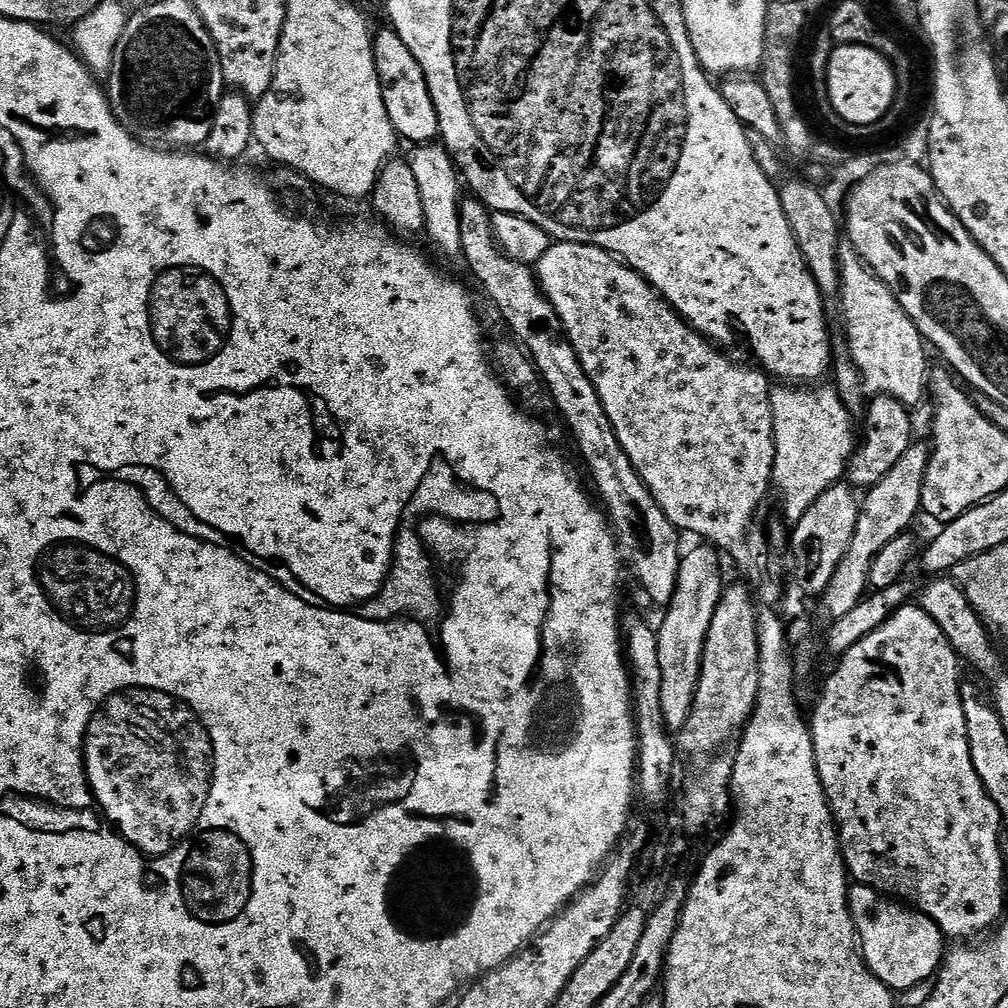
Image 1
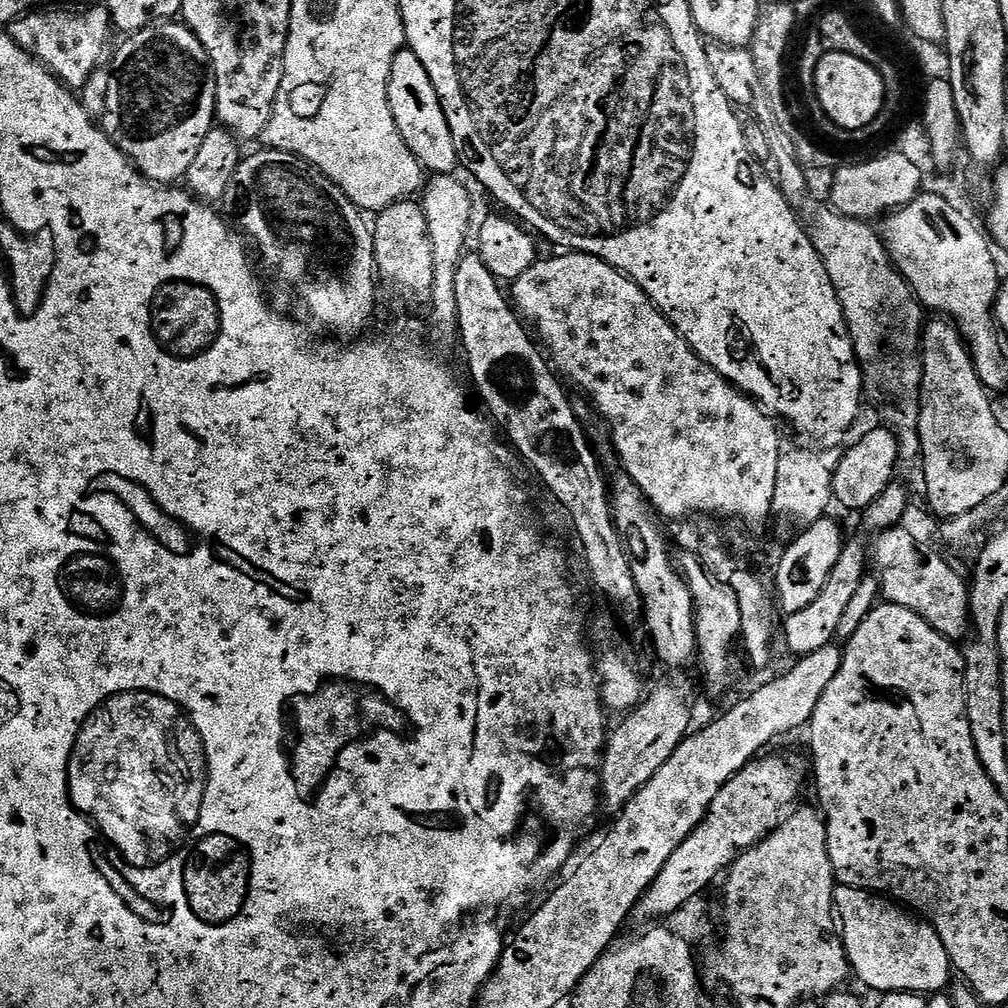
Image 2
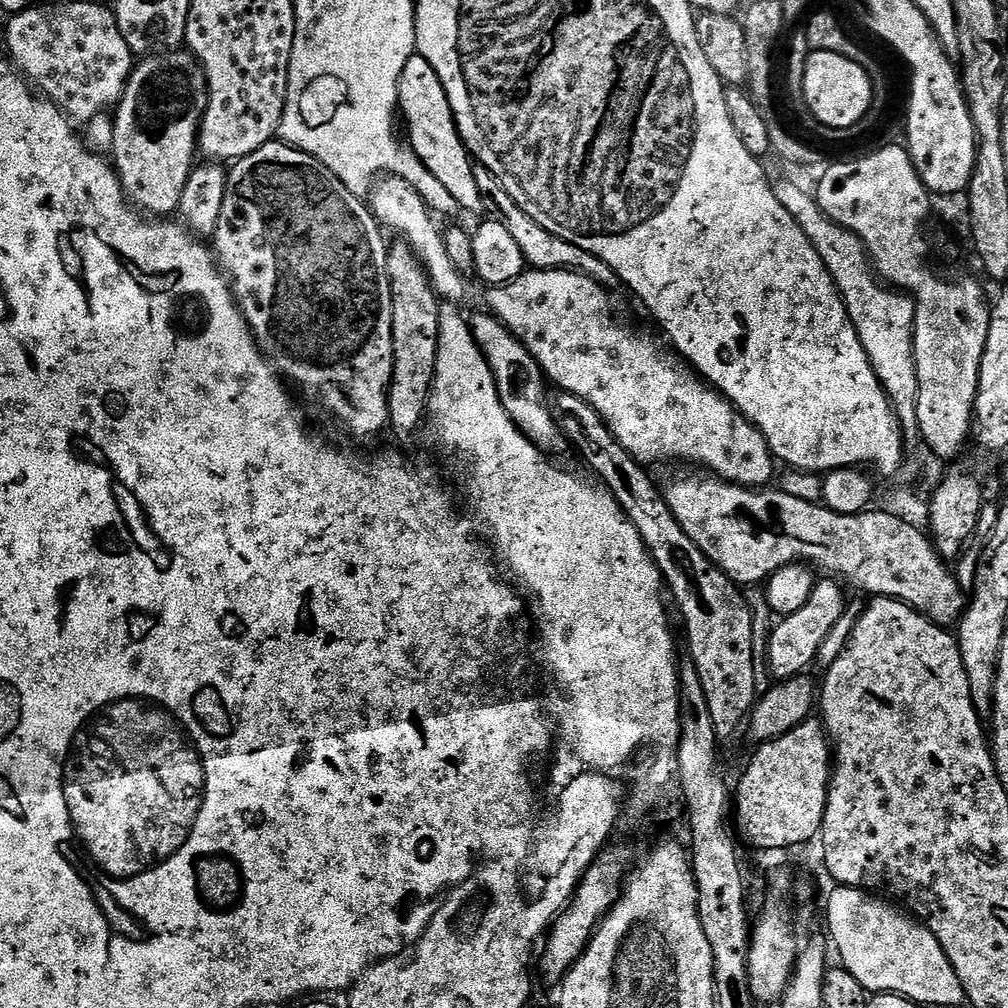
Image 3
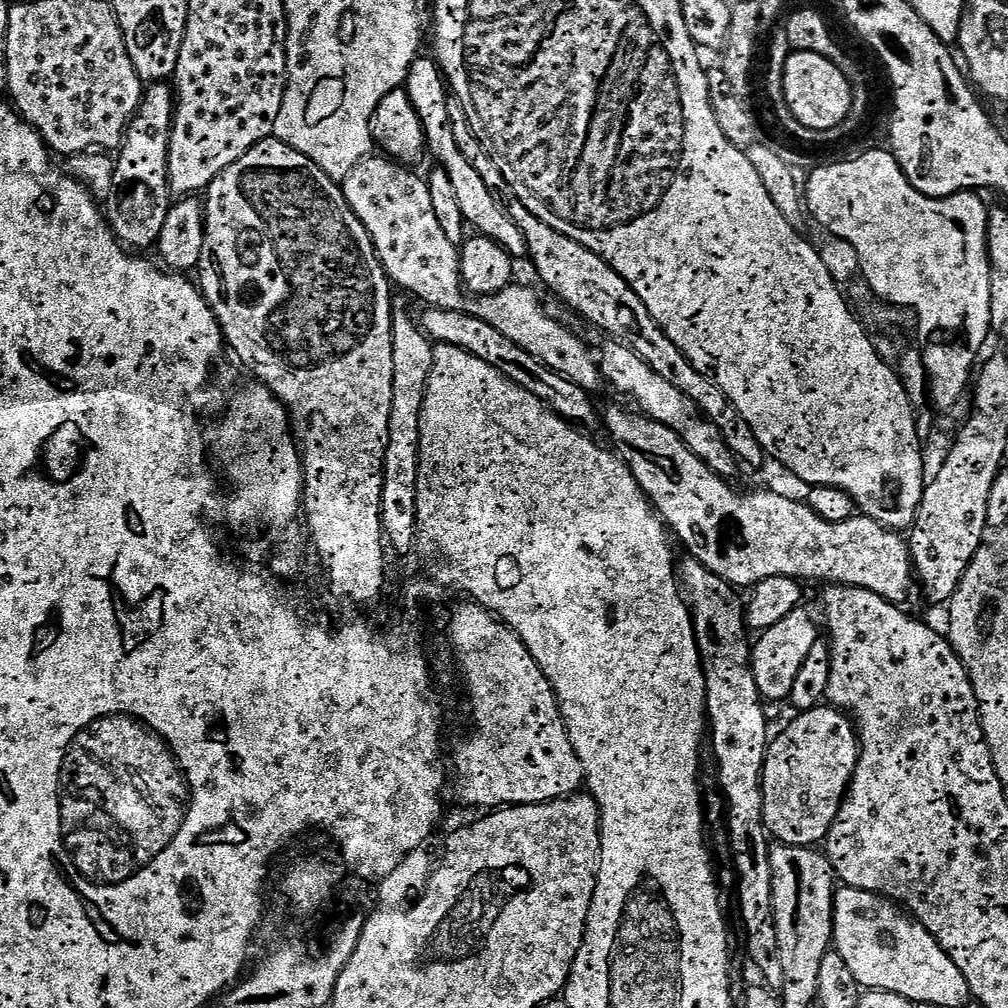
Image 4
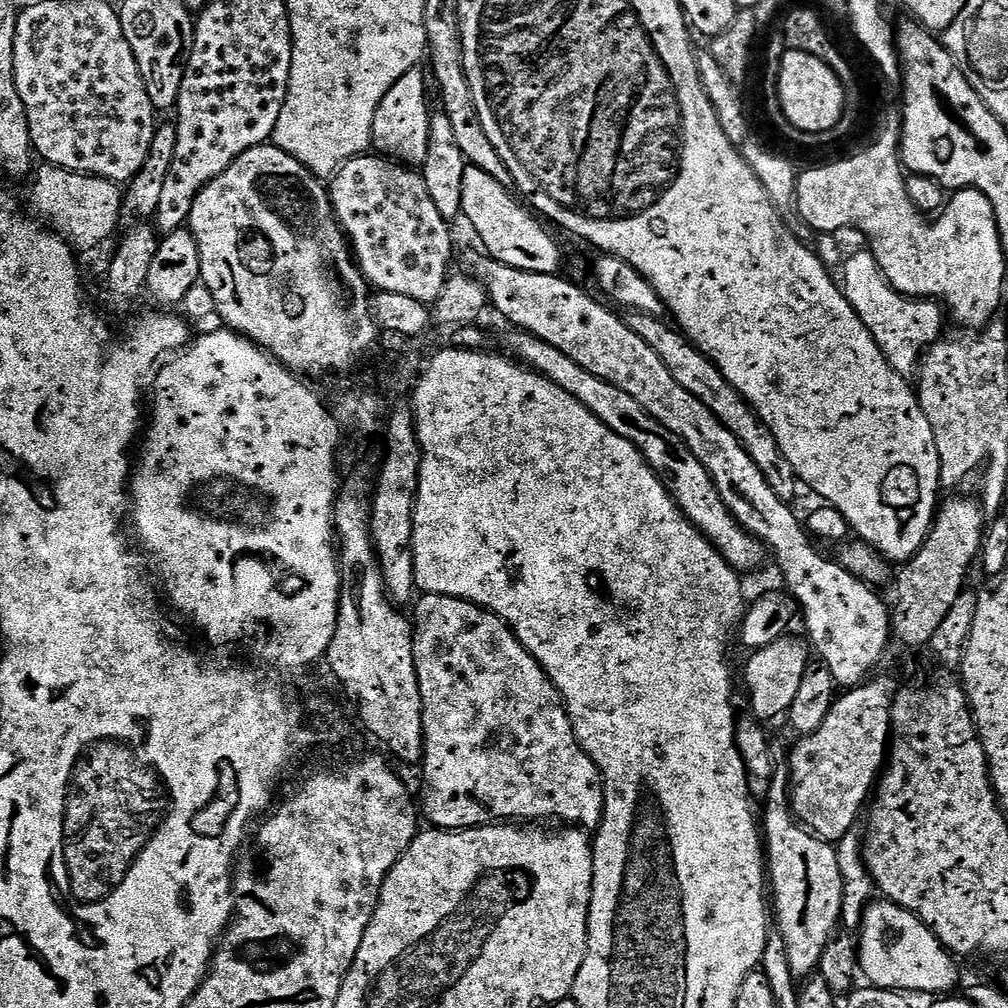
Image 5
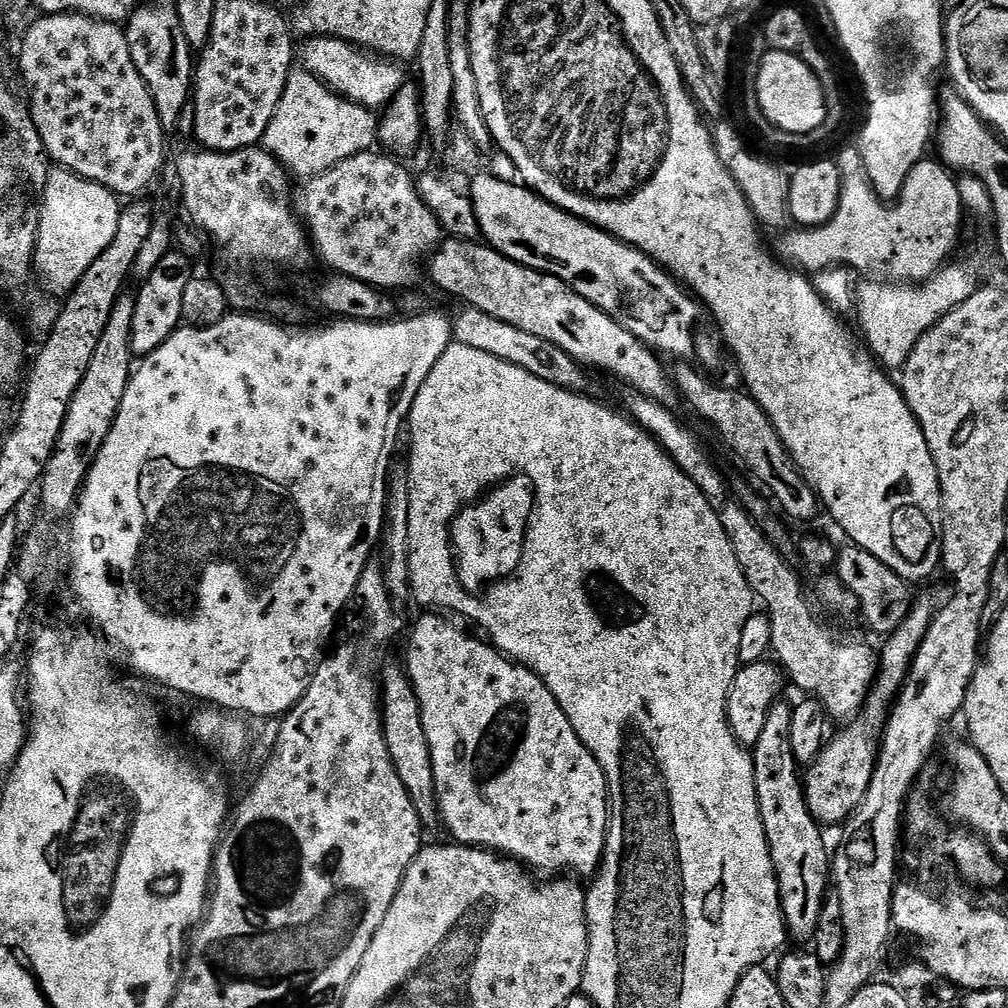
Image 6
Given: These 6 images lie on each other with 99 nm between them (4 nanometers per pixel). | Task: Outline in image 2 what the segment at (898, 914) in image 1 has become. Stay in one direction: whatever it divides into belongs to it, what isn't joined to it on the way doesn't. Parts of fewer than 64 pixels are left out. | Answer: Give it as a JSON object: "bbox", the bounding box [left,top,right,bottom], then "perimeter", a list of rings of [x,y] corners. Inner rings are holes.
{"bbox":[834,884,954,994],"perimeter":[[[845,884],[837,887],[834,911],[838,917],[838,931],[848,955],[849,969],[855,979],[857,976],[866,987],[873,988],[876,994],[929,994],[949,987],[948,975],[953,975],[954,969],[948,960],[946,946],[942,946],[942,938],[938,938],[931,924],[883,895]]]}

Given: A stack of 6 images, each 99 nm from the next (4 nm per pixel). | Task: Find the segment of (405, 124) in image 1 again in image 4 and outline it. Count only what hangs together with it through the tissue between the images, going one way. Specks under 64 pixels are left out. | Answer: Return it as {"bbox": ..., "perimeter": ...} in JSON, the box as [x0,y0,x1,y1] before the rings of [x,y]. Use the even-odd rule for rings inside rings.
{"bbox":[406,58,528,258],"perimeter":[[[418,58],[412,63],[408,71],[406,91],[417,111],[418,118],[424,127],[427,136],[427,151],[436,155],[436,160],[441,169],[447,172],[450,182],[454,182],[454,190],[458,193],[458,206],[462,206],[462,214],[469,225],[476,227],[475,231],[482,236],[488,236],[494,242],[503,246],[513,258],[523,257],[528,251],[528,244],[524,240],[522,230],[508,217],[508,213],[501,204],[492,196],[492,190],[486,186],[486,182],[466,162],[466,158],[460,153],[460,148],[454,142],[454,130],[448,118],[449,89],[441,73],[440,65],[435,59]]]}

